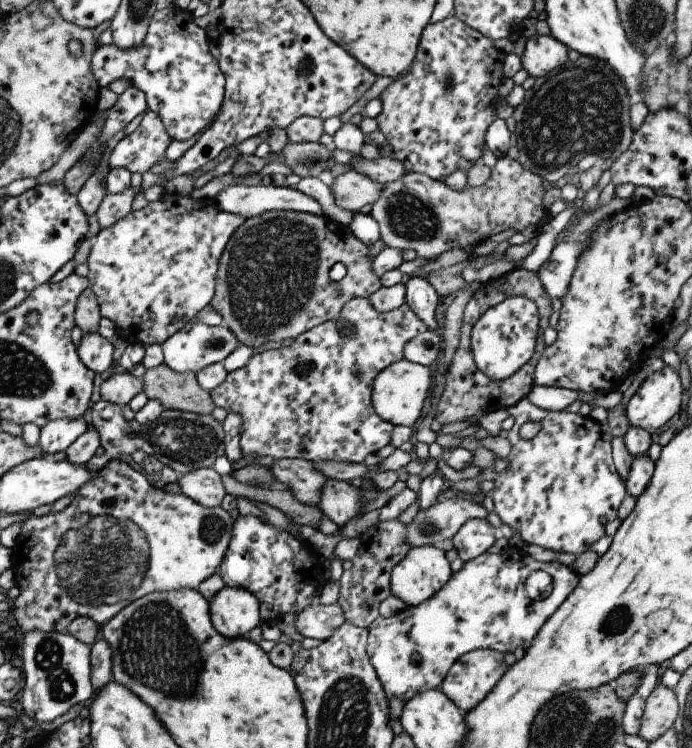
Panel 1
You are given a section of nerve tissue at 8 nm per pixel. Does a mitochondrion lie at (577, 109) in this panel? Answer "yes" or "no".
yes

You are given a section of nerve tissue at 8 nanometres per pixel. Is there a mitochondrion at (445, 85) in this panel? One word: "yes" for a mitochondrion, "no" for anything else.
yes

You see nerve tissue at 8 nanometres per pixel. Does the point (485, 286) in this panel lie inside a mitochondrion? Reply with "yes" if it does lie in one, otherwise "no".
no

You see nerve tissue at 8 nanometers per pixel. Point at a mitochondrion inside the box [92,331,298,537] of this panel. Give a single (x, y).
(187, 440)

